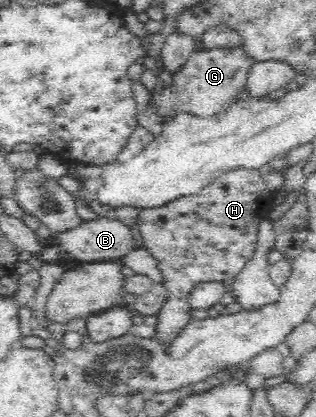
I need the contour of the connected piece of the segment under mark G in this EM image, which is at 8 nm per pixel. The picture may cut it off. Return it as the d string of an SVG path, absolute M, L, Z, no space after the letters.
M244 43L193 50L185 63L177 71L171 72L171 85L149 91L151 97L148 105L153 105L157 117L161 119L161 125L178 113L200 118L215 117L219 111L222 112L225 107L238 101L239 93L245 94L249 72L256 63L256 59L248 54Z

